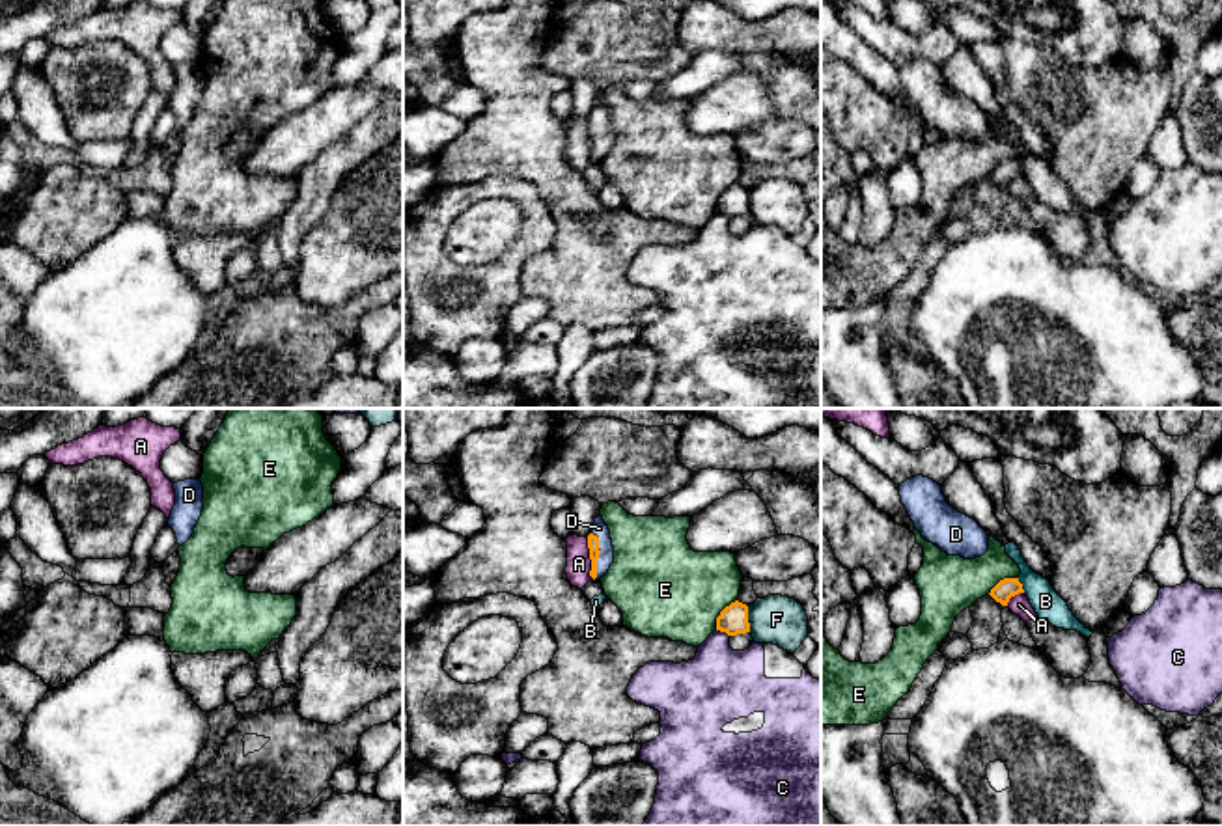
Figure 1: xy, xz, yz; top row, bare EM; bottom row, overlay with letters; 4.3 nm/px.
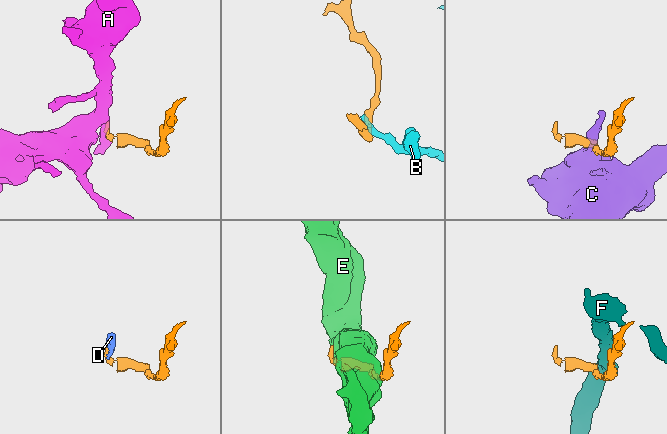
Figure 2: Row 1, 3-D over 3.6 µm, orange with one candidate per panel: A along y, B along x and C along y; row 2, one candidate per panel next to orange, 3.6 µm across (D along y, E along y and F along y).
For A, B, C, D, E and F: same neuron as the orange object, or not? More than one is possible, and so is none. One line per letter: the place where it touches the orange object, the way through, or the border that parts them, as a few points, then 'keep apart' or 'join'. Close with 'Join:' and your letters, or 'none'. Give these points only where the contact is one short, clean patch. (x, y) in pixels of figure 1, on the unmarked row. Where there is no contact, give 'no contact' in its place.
A: xz (590, 140) | along xz (586, 120), (592, 159) | keep apart
B: yz (1021, 168) | along yz (1017, 161), (1025, 174) | keep apart
C: xz (722, 213) | along xz (717, 211), (728, 219) | keep apart
D: xz (597, 138) | across xz (592, 122), (597, 127), (597, 138), (599, 110) | join
E: xz (721, 196) | keep apart
F: xz (747, 202) | along xz (747, 189), (750, 213) | keep apart
Join: D

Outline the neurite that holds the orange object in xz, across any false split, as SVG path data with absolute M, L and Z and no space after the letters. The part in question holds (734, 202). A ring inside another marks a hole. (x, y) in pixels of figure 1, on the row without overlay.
M739 183L726 188L716 200L716 213L726 214L728 218L750 214L748 188Z

